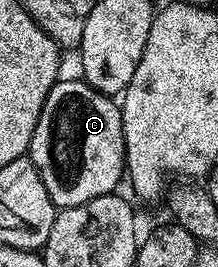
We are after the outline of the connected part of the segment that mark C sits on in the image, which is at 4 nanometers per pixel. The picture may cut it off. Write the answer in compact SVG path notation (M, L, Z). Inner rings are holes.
M77 80L55 81L40 111L34 140L30 142L28 150L30 161L36 167L36 171L40 171L40 179L44 179L44 187L48 187L48 195L59 210L74 208L98 196L113 194L121 181L123 184L126 168L126 144L119 102L113 96L97 93L94 88L86 84L85 80Z

